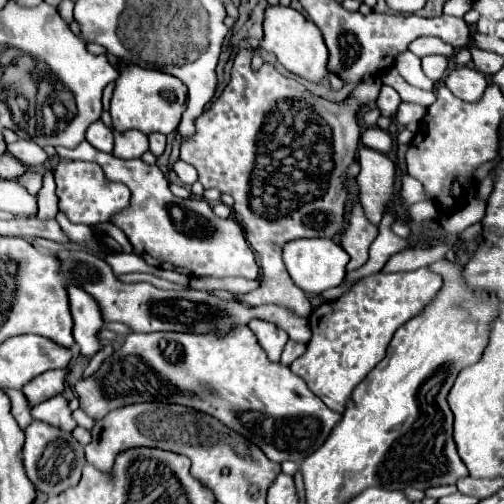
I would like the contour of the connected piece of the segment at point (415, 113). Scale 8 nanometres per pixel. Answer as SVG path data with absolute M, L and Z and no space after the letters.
M401 103L399 105L399 111L395 115L395 121L399 125L407 125L411 121L421 121L425 117L427 109L421 107L421 105L413 105L413 103Z

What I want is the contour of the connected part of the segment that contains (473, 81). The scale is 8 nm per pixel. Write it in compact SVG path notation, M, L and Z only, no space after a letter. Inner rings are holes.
M461 67L461 69L451 69L443 83L449 87L449 91L463 99L463 101L479 101L483 97L483 91L487 87L487 79L481 71L471 69L471 67Z

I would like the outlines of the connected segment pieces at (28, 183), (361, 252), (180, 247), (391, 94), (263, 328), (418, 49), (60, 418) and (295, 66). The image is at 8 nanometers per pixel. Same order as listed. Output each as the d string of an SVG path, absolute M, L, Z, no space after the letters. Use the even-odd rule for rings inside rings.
M28 170L23 176L21 176L17 180L19 184L21 184L29 193L32 195L37 195L38 191L42 187L42 178L43 176Z
M355 199L351 217L339 237L341 247L351 255L351 261L347 263L347 271L361 267L369 259L369 247L375 241L375 237L377 237L377 225L373 225L365 217L363 205L359 203L359 199Z
M87 141L75 149L55 147L57 155L67 161L93 161L101 165L105 177L113 183L125 183L131 191L127 209L113 217L113 223L127 235L133 253L145 259L147 265L175 269L187 277L245 277L257 279L259 267L247 245L241 227L233 219L219 219L205 199L179 199L169 191L169 181L157 165L147 165L141 159L117 159L109 153L93 149Z
M382 85L376 103L382 116L393 117L398 109L398 105L395 104L395 90L388 85Z
M253 319L250 322L251 331L255 333L259 345L265 349L265 353L269 355L271 361L279 362L281 357L281 349L285 347L285 341L289 339L285 331L281 331L273 323L269 323L260 319Z
M419 37L419 39L415 39L409 45L409 49L419 58L433 54L443 55L449 58L454 54L454 48L449 43L437 39L437 37Z
M63 395L51 397L39 405L31 407L31 417L37 421L45 421L65 433L71 433L71 429L77 427L75 419L71 417L71 409L67 405L67 399Z
M267 7L265 11L265 37L261 41L261 47L265 51L271 51L277 55L277 61L293 75L311 81L311 83L321 83L327 77L327 61L329 61L329 51L323 43L323 35L317 29L313 21L307 21L299 11L291 7Z

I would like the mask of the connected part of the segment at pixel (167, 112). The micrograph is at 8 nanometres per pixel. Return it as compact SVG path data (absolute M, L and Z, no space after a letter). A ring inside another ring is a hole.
M127 65L121 69L113 97L111 97L111 123L119 133L137 129L145 135L163 133L169 135L177 129L183 111L187 109L187 85L173 75Z

